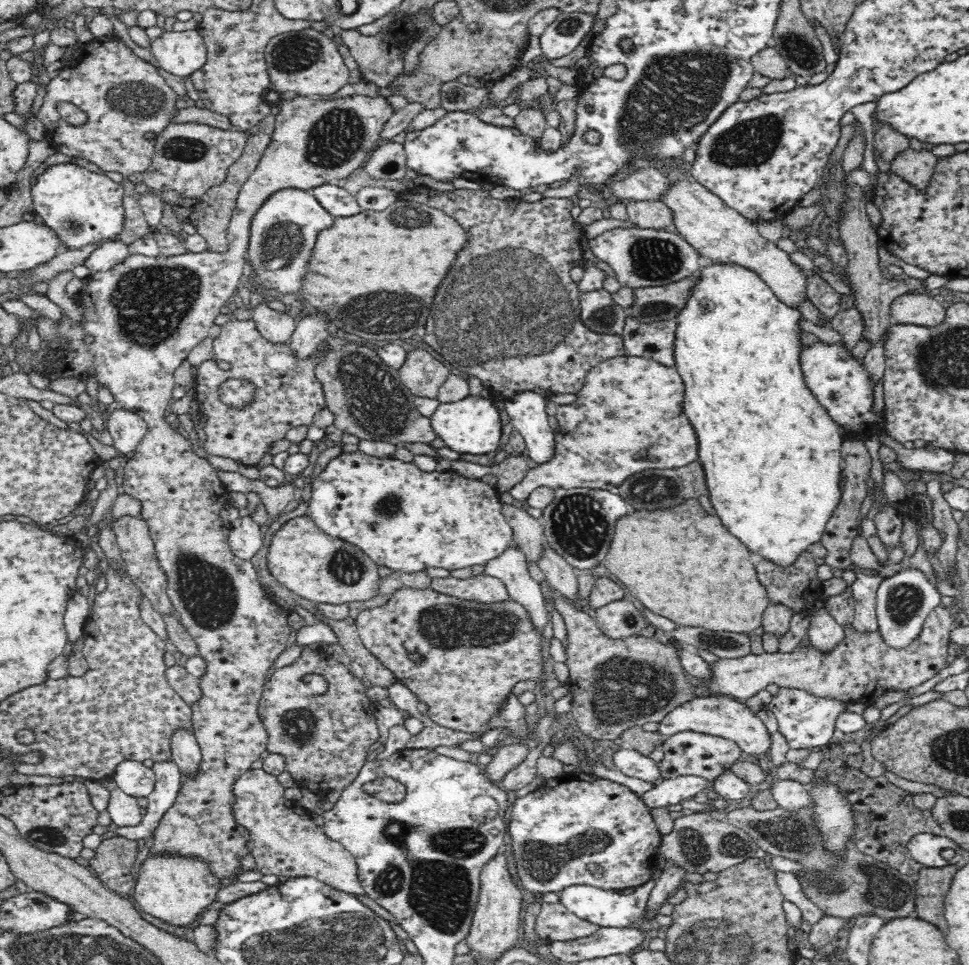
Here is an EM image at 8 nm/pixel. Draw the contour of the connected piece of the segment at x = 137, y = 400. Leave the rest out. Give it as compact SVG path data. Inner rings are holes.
M294 95L289 101L278 104L280 104L280 111L275 116L275 126L274 130L270 134L270 142L268 142L268 146L266 146L266 150L264 150L264 154L262 154L262 158L260 158L260 162L258 162L256 170L250 174L248 180L241 186L239 195L237 196L236 208L233 210L233 215L231 216L231 220L229 222L228 250L220 254L212 254L210 252L193 253L188 251L174 256L164 256L160 254L157 257L148 257L144 256L143 254L134 255L130 253L124 262L121 262L114 267L114 270L91 274L88 283L84 284L80 295L77 299L75 299L77 304L81 306L83 313L81 318L83 318L83 320L74 321L70 319L70 317L66 315L66 311L62 309L62 317L60 320L54 321L54 323L58 333L61 335L61 339L64 339L66 344L55 350L48 350L48 354L46 354L46 356L44 356L42 359L42 362L40 362L44 368L43 374L47 376L50 381L55 381L60 378L76 378L86 382L90 378L94 378L97 382L98 389L100 387L106 386L108 390L110 390L114 400L116 400L115 406L137 413L147 423L146 434L142 436L142 440L140 440L138 443L138 446L134 451L134 456L132 456L132 458L126 462L126 465L124 466L123 490L125 491L125 494L129 494L131 497L136 498L136 500L140 500L142 503L143 507L140 516L148 523L149 531L155 544L156 557L158 559L160 568L167 576L167 593L169 599L175 607L175 613L179 616L182 624L193 636L193 640L197 642L199 654L205 659L207 664L205 674L199 677L200 698L198 698L198 700L191 705L192 729L195 737L197 738L197 743L200 745L202 754L201 766L199 767L198 773L191 774L190 777L183 778L176 801L174 804L172 804L172 806L170 806L170 808L168 808L167 812L164 814L164 817L161 819L159 826L155 829L154 846L151 848L151 854L181 854L181 856L199 856L200 858L205 858L205 860L209 862L211 871L220 876L226 883L234 881L234 874L236 874L236 872L238 872L238 870L241 868L240 860L242 860L242 858L244 858L244 856L246 856L246 854L248 854L250 851L251 840L246 827L238 825L238 823L236 823L236 819L234 819L233 806L235 803L235 795L233 786L234 783L242 777L242 774L250 771L252 763L260 759L260 754L267 750L266 742L268 742L268 733L266 733L264 725L262 725L260 722L258 704L261 694L264 690L263 686L266 684L269 674L274 670L274 661L276 658L278 658L279 654L282 654L282 652L286 650L288 636L292 634L293 628L287 621L288 611L278 606L273 601L273 598L268 598L266 595L264 595L262 583L259 581L259 576L257 570L254 568L253 563L244 559L238 559L230 549L228 542L228 534L230 532L229 523L222 521L222 518L220 517L220 510L227 505L229 495L227 494L228 490L226 490L225 486L220 480L220 477L218 476L217 470L214 469L214 467L212 467L212 465L210 465L205 458L202 458L200 454L195 452L191 440L184 440L184 438L182 438L182 436L180 436L180 434L178 434L178 432L172 428L172 425L167 425L164 414L166 414L166 408L168 408L168 404L170 404L170 398L172 398L172 388L175 386L173 374L176 372L176 368L180 366L182 360L186 360L188 354L195 346L200 344L200 342L208 337L210 328L214 326L214 319L220 315L220 309L226 305L231 297L234 296L238 286L243 284L245 271L247 270L246 254L247 248L249 247L251 222L253 216L257 213L257 210L262 206L262 203L271 194L277 193L278 190L295 188L310 191L317 186L322 186L322 184L328 184L330 182L342 183L342 181L344 181L349 174L352 174L356 168L360 168L360 166L362 166L362 162L365 162L366 158L369 157L370 152L376 148L376 143L378 142L378 139L381 138L383 126L386 124L386 121L395 113L394 107L388 103L387 98L380 95L375 97L370 97L368 95L350 95L335 100L321 100L318 97L312 98ZM87 336L92 336L92 338L94 338L94 342L92 344L86 343L85 339Z

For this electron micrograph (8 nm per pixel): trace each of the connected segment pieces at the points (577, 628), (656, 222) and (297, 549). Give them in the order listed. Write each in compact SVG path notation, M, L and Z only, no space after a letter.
M557 590L554 592L556 592L554 606L564 620L566 630L566 643L562 642L562 647L566 656L564 664L569 669L569 678L564 685L572 697L570 712L579 729L587 737L616 740L626 728L642 727L646 722L660 722L678 705L696 698L695 687L688 682L686 671L680 665L676 647L672 643L661 644L655 639L637 635L610 638L600 630L590 611L581 610L575 603L566 600Z
M629 200L625 205L628 220L640 228L664 229L672 224L672 211L658 200Z
M308 515L288 520L275 533L267 565L289 591L316 604L359 603L374 598L379 591L379 566L358 546L324 533Z

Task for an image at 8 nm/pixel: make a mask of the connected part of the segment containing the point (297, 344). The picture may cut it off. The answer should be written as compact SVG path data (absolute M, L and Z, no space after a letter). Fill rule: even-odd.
M312 311L309 317L300 320L296 325L289 346L297 358L308 359L324 345L330 331L333 328L327 315Z

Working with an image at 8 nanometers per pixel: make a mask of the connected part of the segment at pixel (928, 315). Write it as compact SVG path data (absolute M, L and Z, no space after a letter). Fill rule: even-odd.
M932 293L924 294L904 294L898 296L891 303L891 316L897 324L914 323L920 326L936 326L946 319L946 312L938 300L934 300Z

